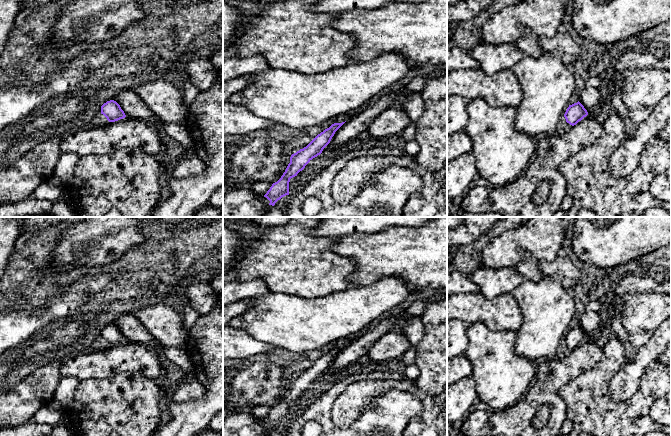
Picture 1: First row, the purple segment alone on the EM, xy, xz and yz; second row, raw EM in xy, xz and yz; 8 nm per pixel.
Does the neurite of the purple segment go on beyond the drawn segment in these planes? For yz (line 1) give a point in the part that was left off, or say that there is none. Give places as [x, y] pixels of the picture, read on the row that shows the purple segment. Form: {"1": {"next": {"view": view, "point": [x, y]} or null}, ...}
{"1": {"next": null}}

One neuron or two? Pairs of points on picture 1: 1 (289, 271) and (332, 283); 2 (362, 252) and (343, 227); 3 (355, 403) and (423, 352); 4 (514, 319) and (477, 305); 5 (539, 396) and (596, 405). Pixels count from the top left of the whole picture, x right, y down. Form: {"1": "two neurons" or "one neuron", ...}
{"1": "one neuron", "2": "two neurons", "3": "two neurons", "4": "one neuron", "5": "two neurons"}

